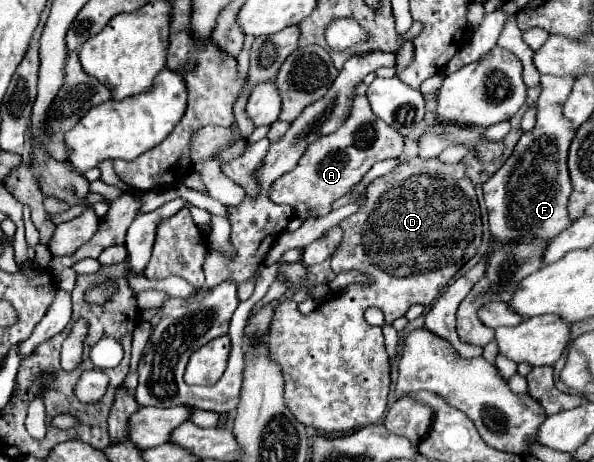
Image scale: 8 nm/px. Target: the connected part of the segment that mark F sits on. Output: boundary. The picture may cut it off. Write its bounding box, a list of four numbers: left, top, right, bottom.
[483,76,575,244]

